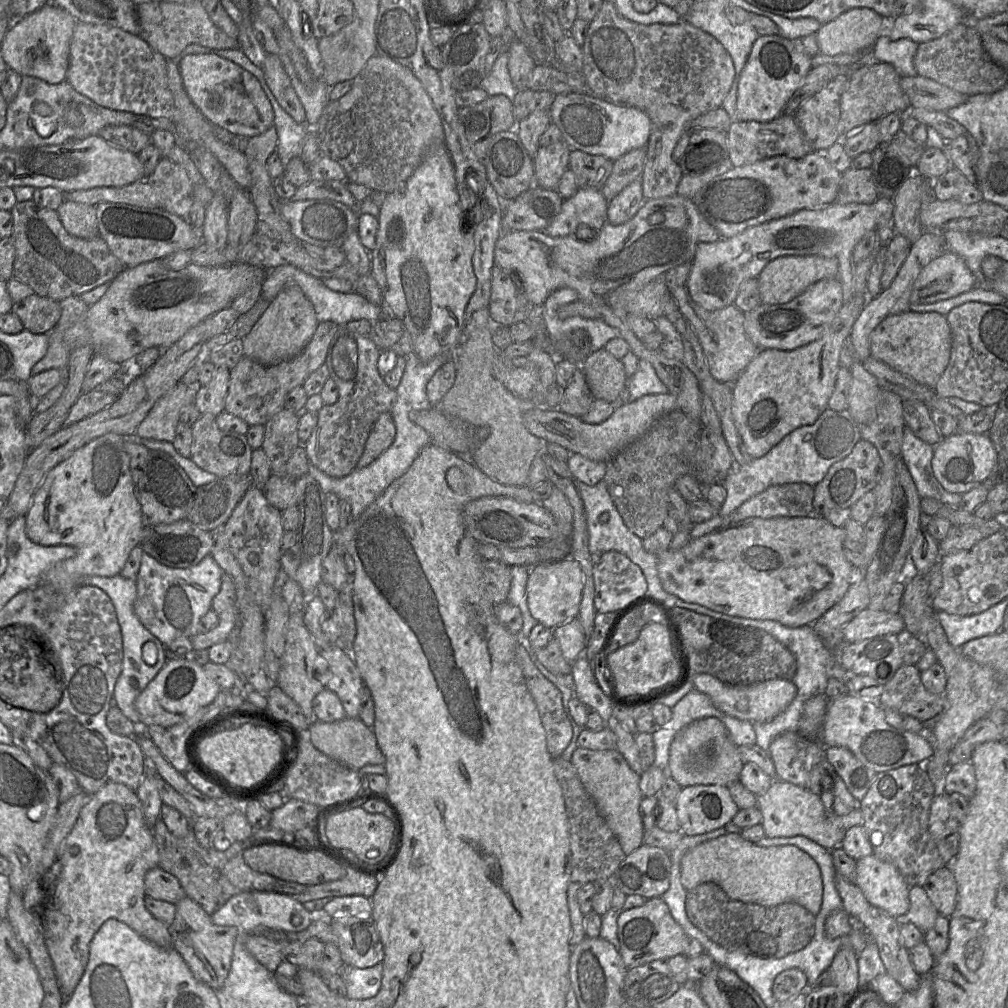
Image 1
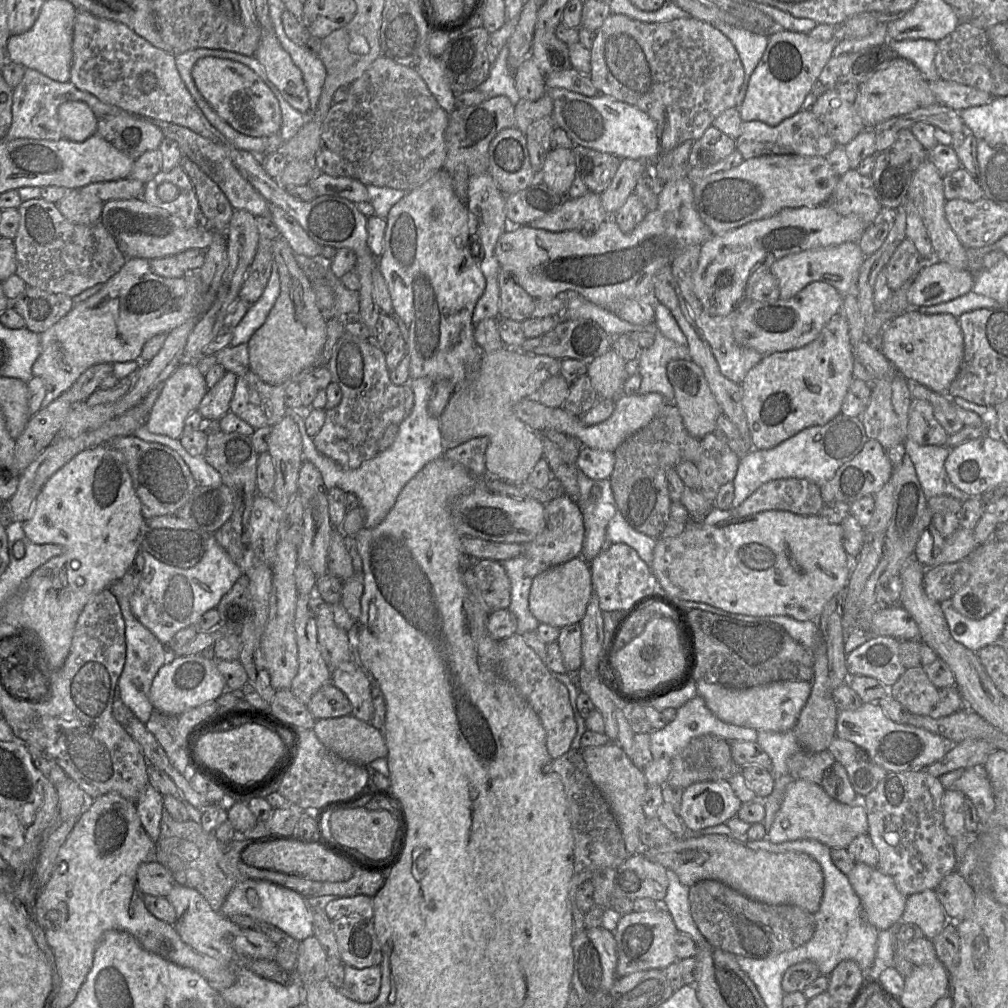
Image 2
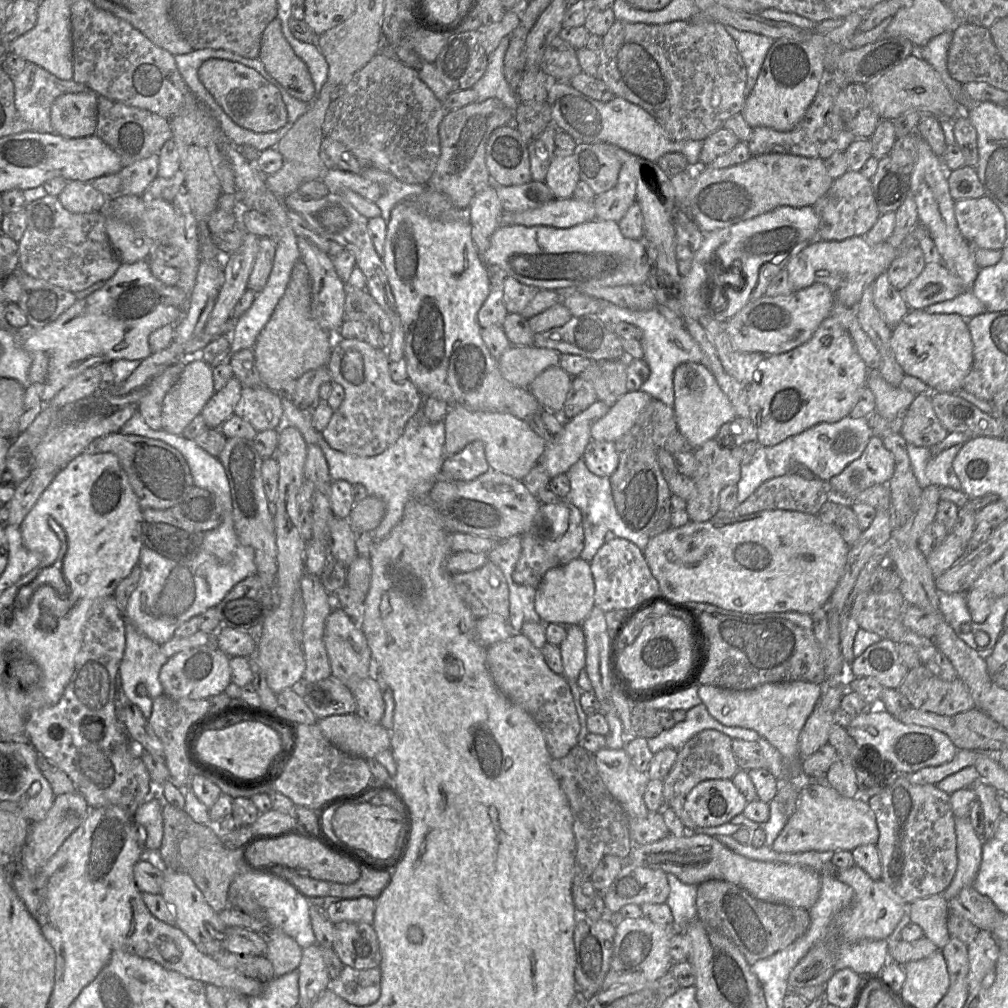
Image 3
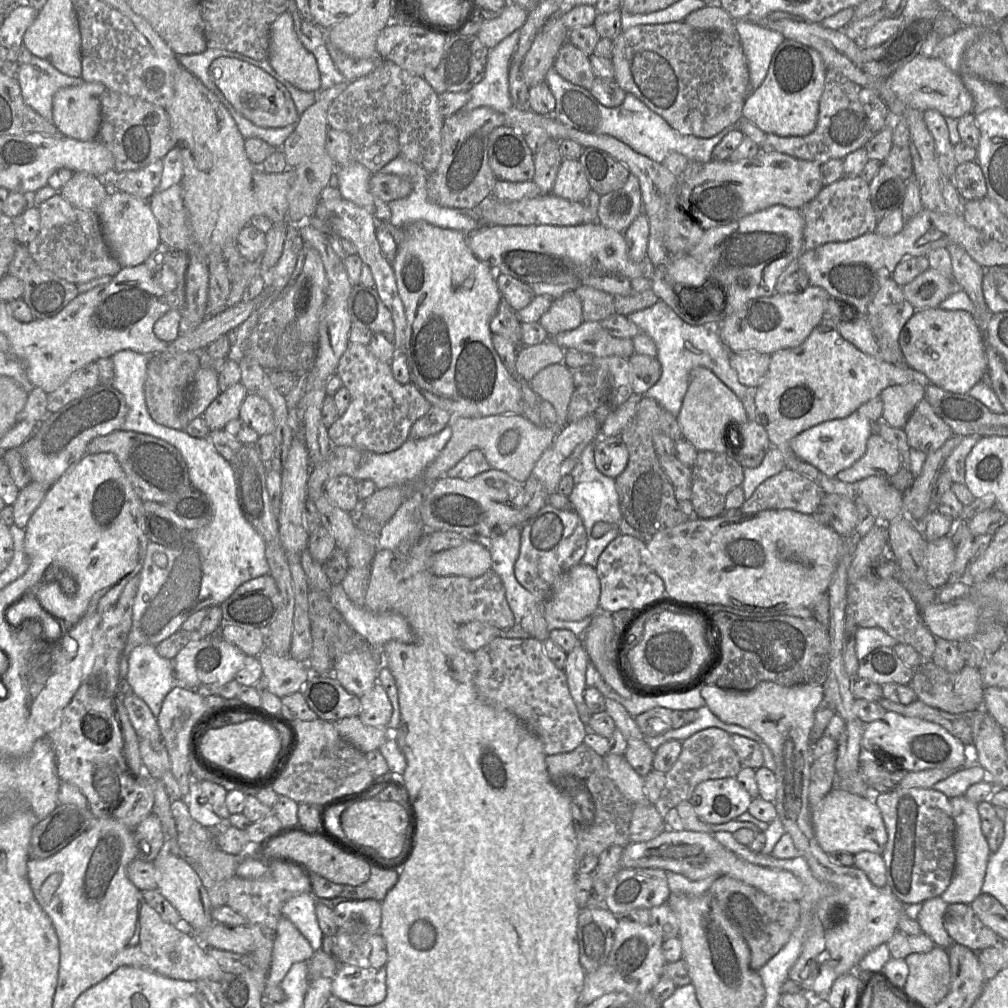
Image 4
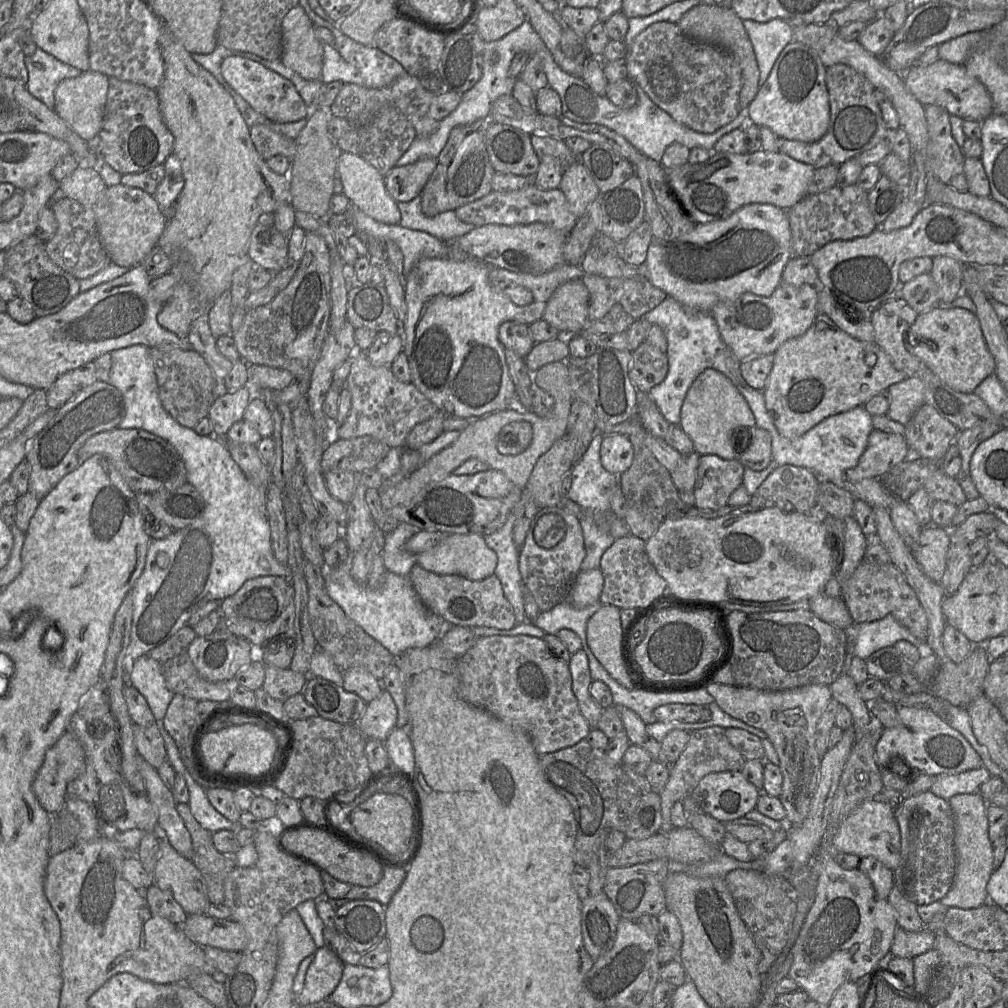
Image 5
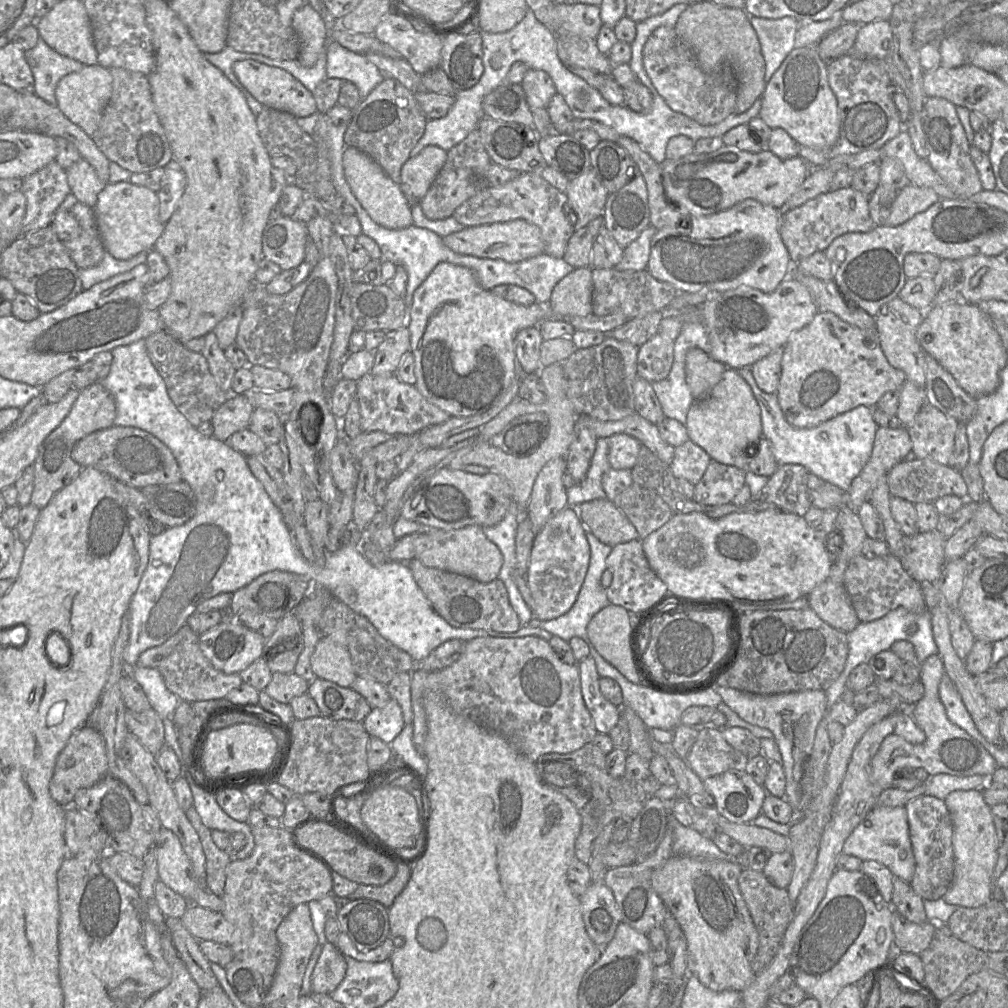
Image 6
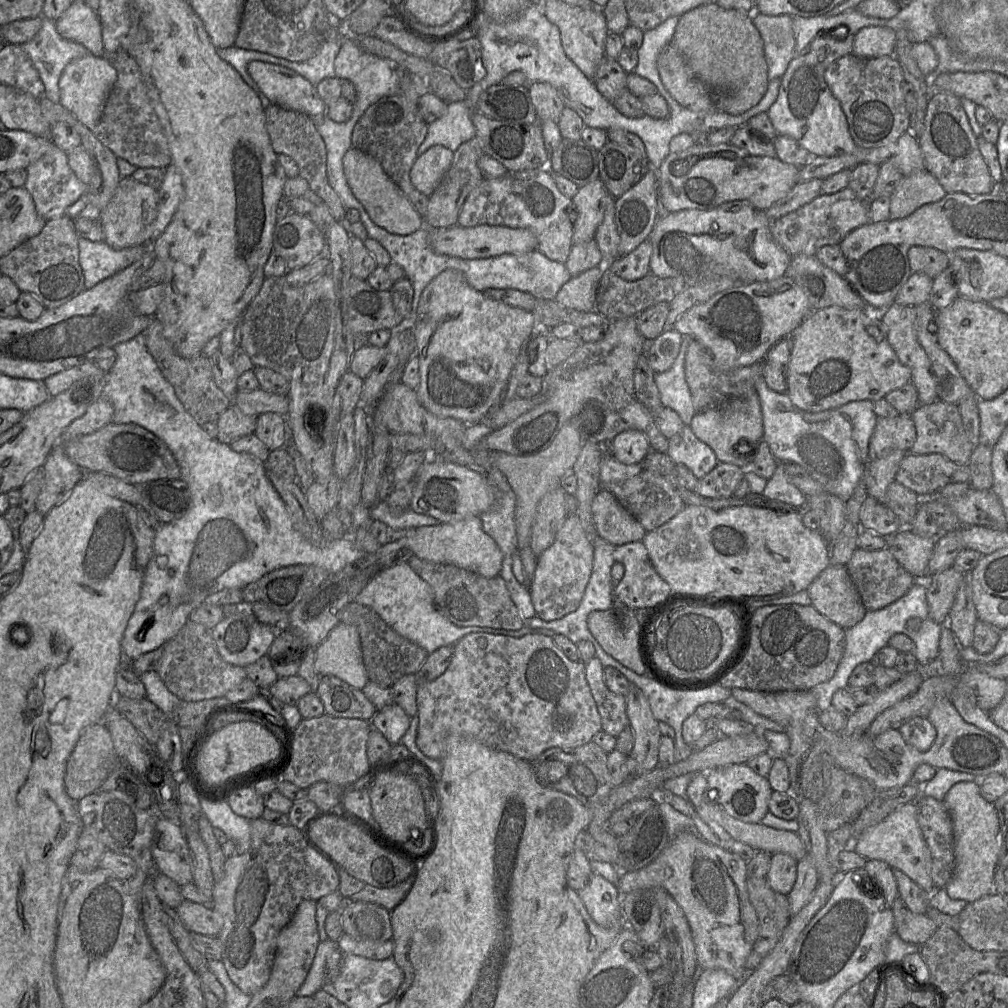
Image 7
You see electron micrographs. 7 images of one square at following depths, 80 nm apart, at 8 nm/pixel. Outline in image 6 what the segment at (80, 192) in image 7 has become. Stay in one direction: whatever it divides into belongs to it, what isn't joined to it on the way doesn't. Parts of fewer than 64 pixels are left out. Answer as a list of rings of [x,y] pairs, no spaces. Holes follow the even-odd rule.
[[[56,160],[25,177],[21,191],[26,197],[22,235],[49,226],[56,211],[71,193],[67,172]]]

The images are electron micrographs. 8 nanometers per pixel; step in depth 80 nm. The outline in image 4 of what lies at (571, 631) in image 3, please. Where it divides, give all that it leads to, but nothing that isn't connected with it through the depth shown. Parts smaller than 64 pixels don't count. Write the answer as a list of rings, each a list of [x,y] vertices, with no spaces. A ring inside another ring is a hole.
[[[579,643],[566,656],[564,673],[567,678],[570,695],[576,705],[579,717],[585,726],[588,725],[591,713],[584,701],[584,690],[587,688],[585,674],[588,664],[588,655]]]

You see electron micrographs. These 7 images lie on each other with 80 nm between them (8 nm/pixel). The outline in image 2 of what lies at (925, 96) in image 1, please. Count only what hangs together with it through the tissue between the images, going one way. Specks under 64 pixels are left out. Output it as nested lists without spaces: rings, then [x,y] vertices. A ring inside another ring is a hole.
[[[929,81],[929,87],[937,104],[958,112],[970,107],[985,105],[996,98],[984,91],[952,81]]]

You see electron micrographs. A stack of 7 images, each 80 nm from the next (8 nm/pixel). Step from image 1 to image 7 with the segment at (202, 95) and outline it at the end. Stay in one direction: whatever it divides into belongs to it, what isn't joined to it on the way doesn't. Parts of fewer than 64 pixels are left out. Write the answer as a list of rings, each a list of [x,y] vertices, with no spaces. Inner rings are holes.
[[[254,60],[248,64],[247,72],[271,104],[310,118],[326,117],[327,106],[319,97],[316,87],[295,71]]]

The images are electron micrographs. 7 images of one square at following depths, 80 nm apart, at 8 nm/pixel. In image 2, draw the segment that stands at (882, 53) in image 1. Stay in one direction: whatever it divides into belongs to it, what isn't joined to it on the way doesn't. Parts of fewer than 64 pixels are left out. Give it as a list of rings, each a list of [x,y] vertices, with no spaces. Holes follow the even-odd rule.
[[[927,39],[918,40],[890,40],[886,44],[894,50],[898,58],[912,62],[928,81],[940,79],[934,64],[937,52],[937,42]]]

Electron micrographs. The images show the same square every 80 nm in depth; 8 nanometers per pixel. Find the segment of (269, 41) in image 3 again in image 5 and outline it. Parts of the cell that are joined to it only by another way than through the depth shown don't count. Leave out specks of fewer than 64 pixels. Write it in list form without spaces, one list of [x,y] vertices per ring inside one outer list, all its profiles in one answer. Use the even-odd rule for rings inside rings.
[[[301,6],[288,11],[281,24],[280,61],[306,80],[321,80],[323,43],[314,33],[315,26]]]

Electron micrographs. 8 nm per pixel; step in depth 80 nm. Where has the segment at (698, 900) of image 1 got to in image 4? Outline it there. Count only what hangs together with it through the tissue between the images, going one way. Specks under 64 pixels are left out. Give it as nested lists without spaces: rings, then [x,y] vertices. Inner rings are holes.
[[[720,876],[709,887],[707,893],[747,943],[751,954],[750,966],[756,972],[789,941],[798,925],[800,906],[797,901],[774,899],[732,877]]]

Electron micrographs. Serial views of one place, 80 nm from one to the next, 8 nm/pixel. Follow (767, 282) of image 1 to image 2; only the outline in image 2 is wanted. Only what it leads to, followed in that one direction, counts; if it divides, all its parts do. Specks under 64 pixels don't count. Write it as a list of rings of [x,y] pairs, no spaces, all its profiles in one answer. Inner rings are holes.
[[[846,242],[785,256],[772,264],[769,273],[774,275],[778,281],[780,299],[792,298],[812,282],[825,282],[833,286],[844,297],[857,288],[860,268],[865,259],[866,256],[858,242]]]

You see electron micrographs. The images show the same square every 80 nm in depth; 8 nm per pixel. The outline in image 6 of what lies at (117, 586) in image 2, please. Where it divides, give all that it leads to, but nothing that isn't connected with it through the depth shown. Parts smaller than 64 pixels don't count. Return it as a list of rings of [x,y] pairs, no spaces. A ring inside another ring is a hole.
[[[135,666],[134,679],[142,687],[148,699],[148,702],[151,705],[151,708],[153,708],[156,711],[156,713],[160,716],[160,718],[162,720],[165,718],[169,718],[172,721],[172,715],[175,709],[177,708],[180,700],[174,693],[168,690],[159,670],[157,668]]]

